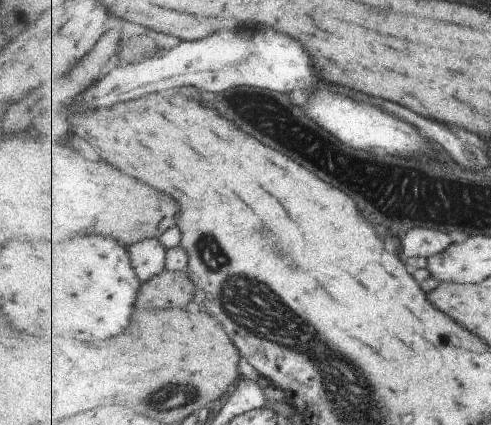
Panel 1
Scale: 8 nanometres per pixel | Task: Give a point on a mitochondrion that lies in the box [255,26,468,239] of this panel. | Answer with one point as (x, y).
(370, 192)

